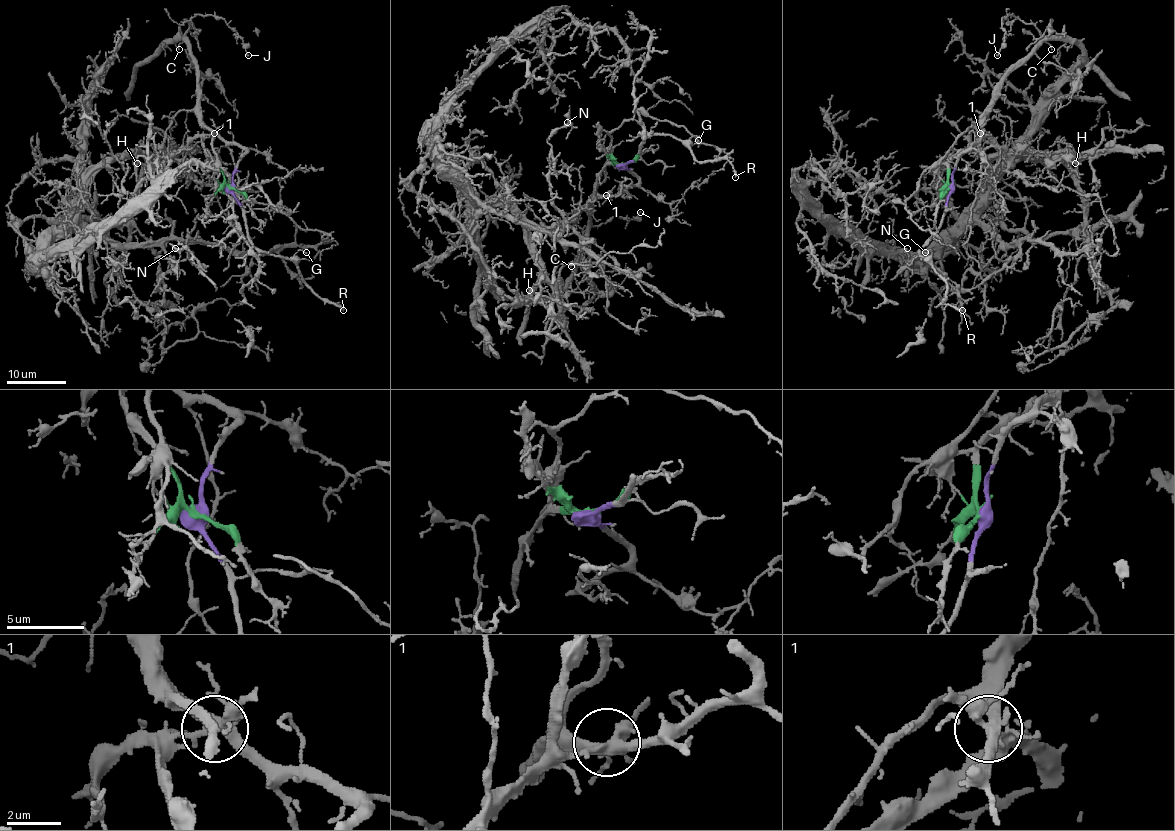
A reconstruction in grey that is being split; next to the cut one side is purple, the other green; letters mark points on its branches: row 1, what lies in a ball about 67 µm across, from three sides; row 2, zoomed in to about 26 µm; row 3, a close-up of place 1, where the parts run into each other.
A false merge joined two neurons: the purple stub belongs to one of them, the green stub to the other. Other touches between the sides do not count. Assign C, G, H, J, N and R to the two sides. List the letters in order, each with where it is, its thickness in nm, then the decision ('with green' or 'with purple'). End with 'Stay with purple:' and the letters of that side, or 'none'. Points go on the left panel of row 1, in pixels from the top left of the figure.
C: place (179, 49); calibre 110 nm; with purple
G: place (306, 252); calibre 120 nm; with purple
H: place (137, 163); calibre 170 nm; with green
J: place (248, 55); calibre 120 nm; with purple
N: place (175, 248); calibre 150 nm; with green
R: place (343, 310); calibre 260 nm; with purple
Stay with purple: C, G, J, R

